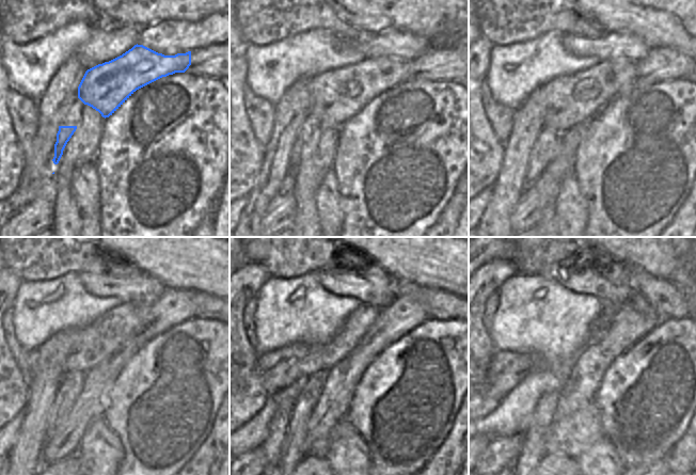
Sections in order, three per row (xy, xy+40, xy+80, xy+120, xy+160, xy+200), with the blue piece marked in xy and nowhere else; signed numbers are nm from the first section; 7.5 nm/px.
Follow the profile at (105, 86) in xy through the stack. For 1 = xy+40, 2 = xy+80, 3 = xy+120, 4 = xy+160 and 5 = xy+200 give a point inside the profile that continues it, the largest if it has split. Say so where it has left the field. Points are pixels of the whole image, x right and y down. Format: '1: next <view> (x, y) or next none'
1: next xy+40 (336, 95)
2: next xy+80 (566, 101)
3: next xy+120 (74, 351)
4: next xy+160 (282, 367)
5: next xy+200 (506, 369)

